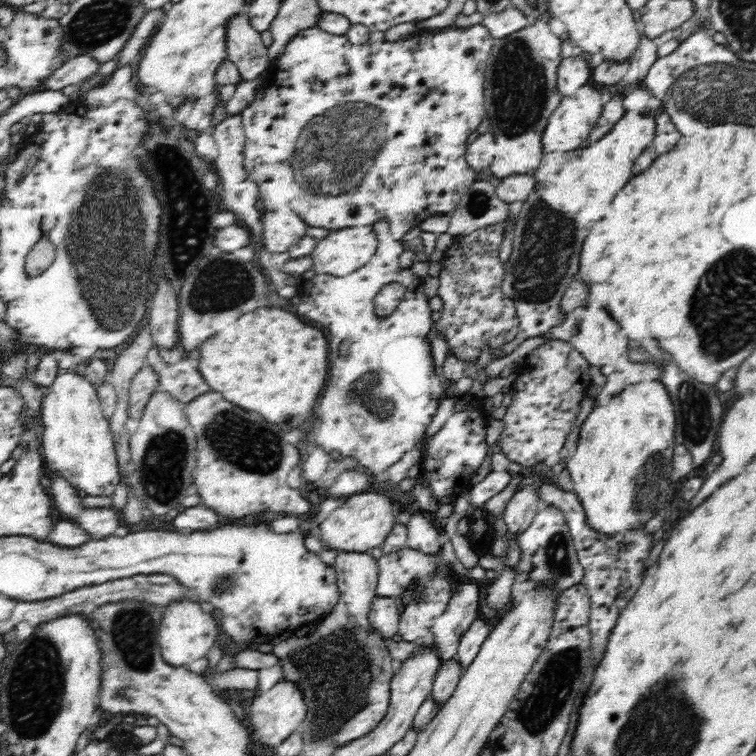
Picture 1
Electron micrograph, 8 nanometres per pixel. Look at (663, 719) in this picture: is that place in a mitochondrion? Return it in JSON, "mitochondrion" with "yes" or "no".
{"mitochondrion":"yes"}

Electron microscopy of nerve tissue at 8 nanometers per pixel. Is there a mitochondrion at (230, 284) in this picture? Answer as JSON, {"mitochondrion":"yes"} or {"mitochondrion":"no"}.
{"mitochondrion":"yes"}

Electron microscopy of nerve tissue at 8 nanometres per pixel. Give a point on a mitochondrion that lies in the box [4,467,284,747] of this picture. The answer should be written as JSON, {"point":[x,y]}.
{"point":[36,690]}

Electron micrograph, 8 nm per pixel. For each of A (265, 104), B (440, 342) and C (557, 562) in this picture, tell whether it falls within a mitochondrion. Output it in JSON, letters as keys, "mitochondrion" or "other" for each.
{"A":"other","B":"other","C":"mitochondrion"}

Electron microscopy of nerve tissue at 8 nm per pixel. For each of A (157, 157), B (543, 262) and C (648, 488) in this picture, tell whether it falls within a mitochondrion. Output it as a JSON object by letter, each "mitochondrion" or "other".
{"A":"mitochondrion","B":"mitochondrion","C":"mitochondrion"}

